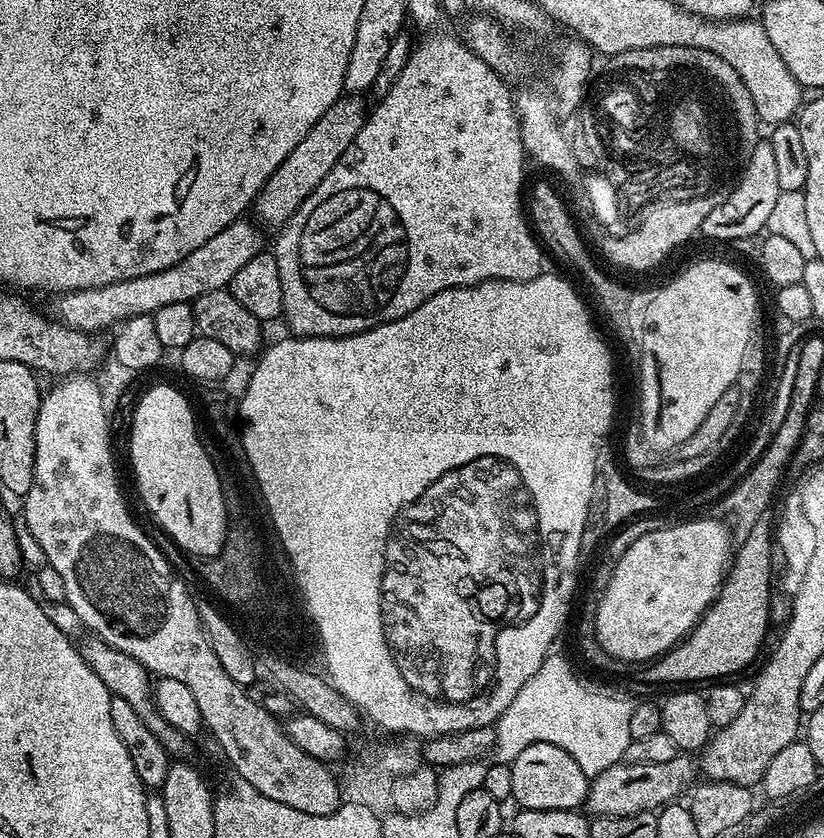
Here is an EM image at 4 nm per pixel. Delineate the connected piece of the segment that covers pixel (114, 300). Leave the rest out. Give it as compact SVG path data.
M235 220L230 226L226 226L226 230L214 234L210 242L202 242L198 250L186 254L182 262L170 266L165 272L114 282L104 288L79 288L73 292L65 292L57 299L60 301L56 304L55 315L79 332L96 334L99 333L96 332L99 328L111 329L130 316L152 316L162 306L170 306L170 302L192 304L200 295L227 289L234 274L238 274L238 270L242 270L242 266L246 266L246 262L250 262L250 258L254 258L265 247L259 230L255 228L257 225L249 220Z

